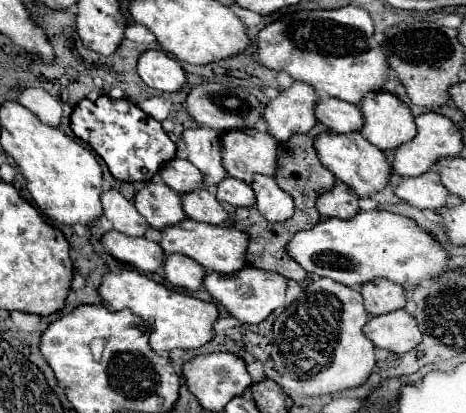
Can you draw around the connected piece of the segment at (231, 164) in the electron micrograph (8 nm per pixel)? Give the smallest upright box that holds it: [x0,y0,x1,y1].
[222,129,278,183]

